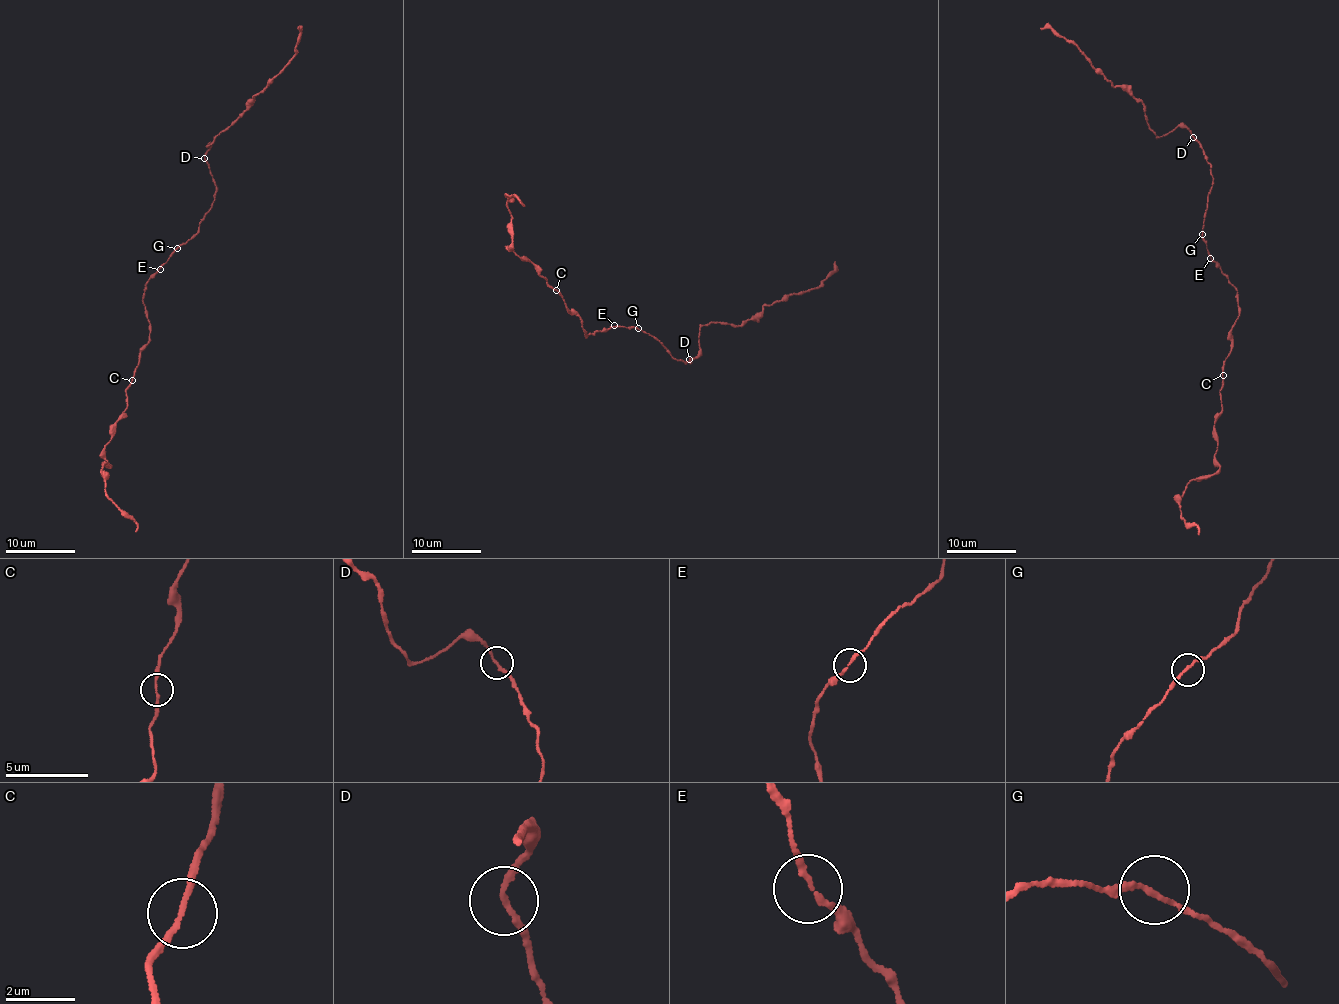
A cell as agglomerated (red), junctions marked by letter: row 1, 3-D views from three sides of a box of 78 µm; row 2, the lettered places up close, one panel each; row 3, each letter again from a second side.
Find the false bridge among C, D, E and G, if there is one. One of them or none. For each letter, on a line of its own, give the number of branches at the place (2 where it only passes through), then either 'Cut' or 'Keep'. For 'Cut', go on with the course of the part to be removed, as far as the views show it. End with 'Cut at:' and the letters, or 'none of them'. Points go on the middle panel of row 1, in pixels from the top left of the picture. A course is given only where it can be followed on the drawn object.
C: Branches: 2. Keep
D: Branches: 2. Keep
E: Branches: 2. Keep
G: Branches: 2. Keep
Cut at: none of them

